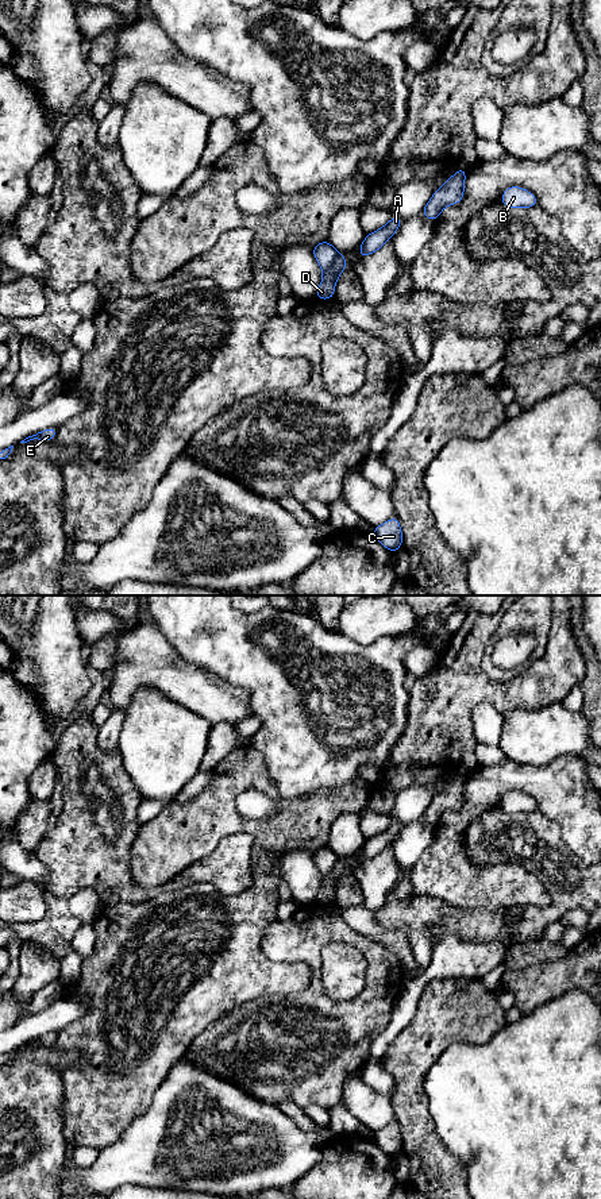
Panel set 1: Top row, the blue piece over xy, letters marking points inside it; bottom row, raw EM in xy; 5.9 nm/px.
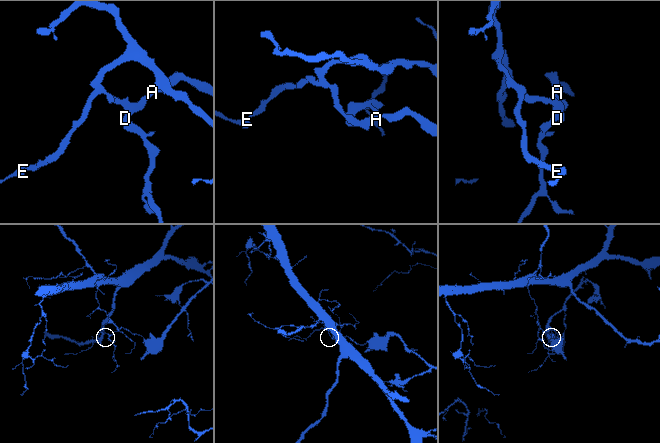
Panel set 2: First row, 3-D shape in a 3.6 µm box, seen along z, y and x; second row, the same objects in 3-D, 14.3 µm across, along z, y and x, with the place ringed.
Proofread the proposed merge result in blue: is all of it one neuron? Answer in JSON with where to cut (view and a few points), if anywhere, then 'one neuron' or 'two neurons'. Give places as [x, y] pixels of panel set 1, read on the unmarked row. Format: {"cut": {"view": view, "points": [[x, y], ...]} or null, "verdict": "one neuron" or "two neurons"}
{"cut": {"view": "xy", "points": [[339, 858], [332, 872], [324, 879]]}, "verdict": "two neurons"}

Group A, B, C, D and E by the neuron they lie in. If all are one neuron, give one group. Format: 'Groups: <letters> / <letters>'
Groups: A B D / C E

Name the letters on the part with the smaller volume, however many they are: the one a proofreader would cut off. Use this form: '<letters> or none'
A, B, D

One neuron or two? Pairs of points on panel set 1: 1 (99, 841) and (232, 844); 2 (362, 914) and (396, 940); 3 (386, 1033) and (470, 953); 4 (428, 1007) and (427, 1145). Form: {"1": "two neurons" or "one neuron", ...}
{"1": "one neuron", "2": "one neuron", "3": "one neuron", "4": "one neuron"}

